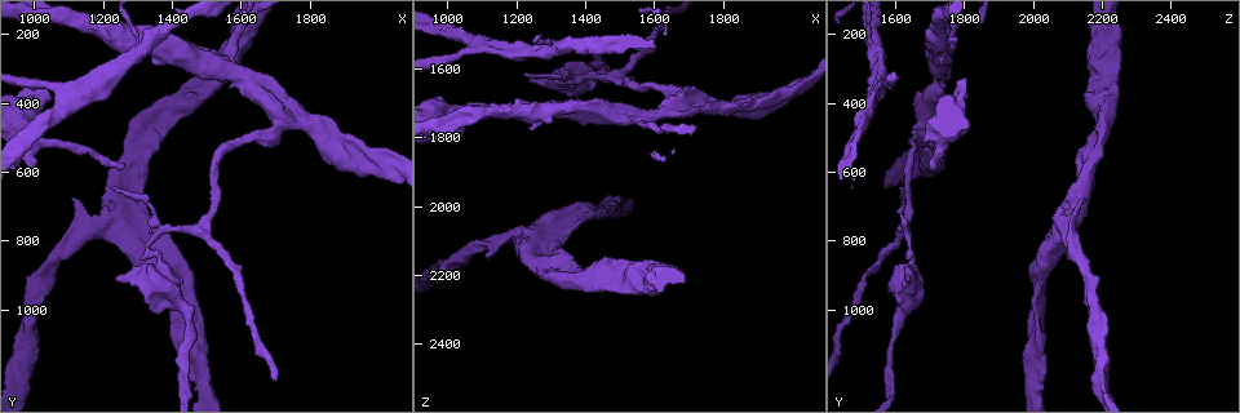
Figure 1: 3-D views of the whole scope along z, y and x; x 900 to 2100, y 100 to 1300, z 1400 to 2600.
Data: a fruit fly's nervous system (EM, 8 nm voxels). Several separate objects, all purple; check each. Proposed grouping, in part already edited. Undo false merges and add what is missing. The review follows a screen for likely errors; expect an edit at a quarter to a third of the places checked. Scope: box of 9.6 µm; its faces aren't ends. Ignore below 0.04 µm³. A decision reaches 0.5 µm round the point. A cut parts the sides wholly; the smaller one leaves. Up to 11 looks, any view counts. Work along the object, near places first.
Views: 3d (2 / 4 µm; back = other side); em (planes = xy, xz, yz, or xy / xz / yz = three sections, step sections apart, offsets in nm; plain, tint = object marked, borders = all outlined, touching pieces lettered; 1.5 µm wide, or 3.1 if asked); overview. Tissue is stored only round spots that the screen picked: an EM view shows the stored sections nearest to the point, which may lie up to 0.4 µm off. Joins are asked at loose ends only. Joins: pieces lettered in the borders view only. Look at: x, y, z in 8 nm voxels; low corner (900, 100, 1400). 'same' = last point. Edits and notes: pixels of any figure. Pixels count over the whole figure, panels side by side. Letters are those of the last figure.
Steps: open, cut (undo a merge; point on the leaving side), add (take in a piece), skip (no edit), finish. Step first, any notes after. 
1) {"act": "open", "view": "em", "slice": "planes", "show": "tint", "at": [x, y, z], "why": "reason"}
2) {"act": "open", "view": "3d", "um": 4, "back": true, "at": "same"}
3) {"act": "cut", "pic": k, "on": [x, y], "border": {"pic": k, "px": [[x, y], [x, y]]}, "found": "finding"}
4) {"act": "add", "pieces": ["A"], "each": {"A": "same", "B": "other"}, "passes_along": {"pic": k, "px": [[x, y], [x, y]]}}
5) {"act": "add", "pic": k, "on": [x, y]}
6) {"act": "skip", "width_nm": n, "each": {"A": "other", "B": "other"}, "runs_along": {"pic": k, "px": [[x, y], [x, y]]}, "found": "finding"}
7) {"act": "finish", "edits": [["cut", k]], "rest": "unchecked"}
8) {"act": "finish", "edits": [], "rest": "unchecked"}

{"act": "open", "view": "em", "slice": "planes", "show": "borders", "at": [1110, 680, 2150], "why": "free end"}

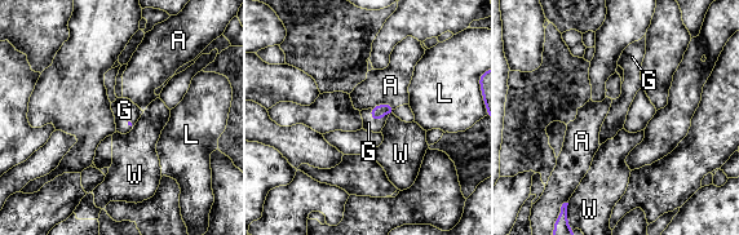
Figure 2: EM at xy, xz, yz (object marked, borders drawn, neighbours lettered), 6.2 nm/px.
{"act": "add", "pieces": ["G"], "each": {"A": "other", "G": "same", "L": "other", "W": "other"}, "passes_along": {"pic": 2, "px": [[379, 111], [379, 120], [368, 123]]}, "found": "it goes on there"}

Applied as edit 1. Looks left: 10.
{"act": "open", "view": "overview", "why": "see it whole again"}

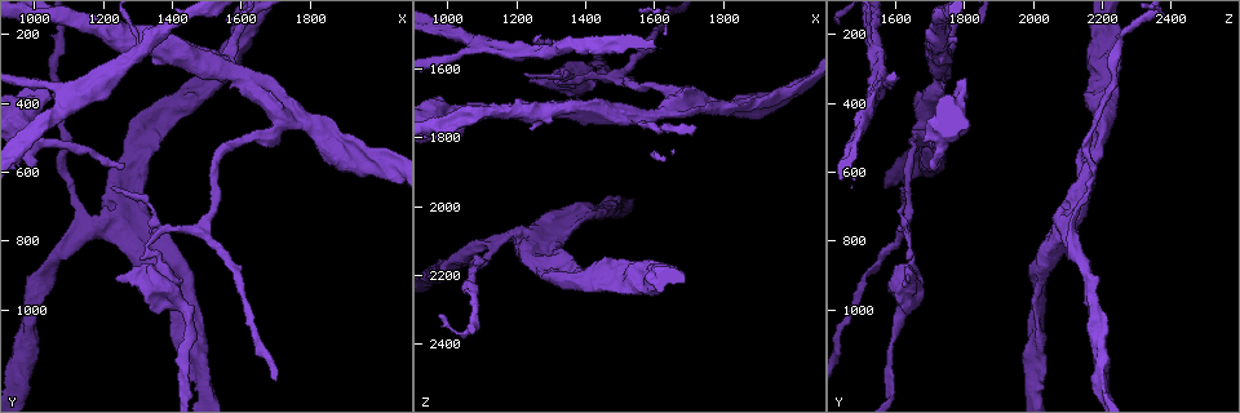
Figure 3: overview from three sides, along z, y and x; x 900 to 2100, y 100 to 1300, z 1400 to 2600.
{"act": "open", "view": "em", "slice": "planes", "show": "borders", "at": [1370, 890, 1640], "why": "a narrow waist"}

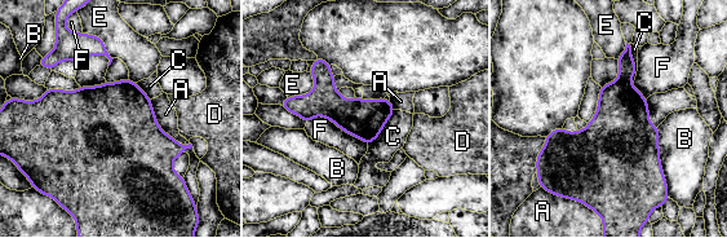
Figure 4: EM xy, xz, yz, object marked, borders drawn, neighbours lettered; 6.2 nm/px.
{"act": "cut", "pic": 4, "on": [621, 120], "each": {"A": "other", "B": "other", "C": "other", "D": "other", "E": "other", "F": "other"}, "found": "a second neuron is stuck on"}

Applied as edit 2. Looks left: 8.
{"act": "open", "view": "overview", "why": "see it whole again"}

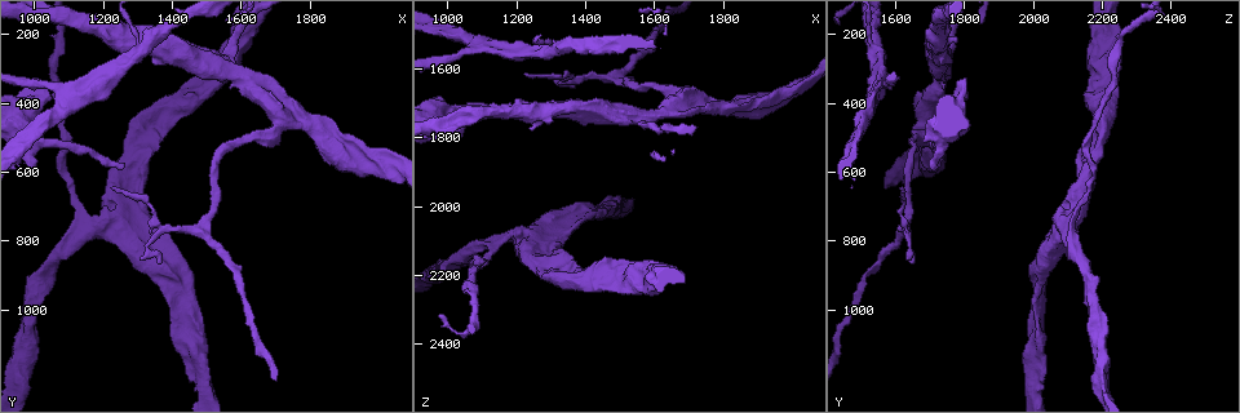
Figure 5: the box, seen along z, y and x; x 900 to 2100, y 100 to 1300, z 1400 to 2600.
{"act": "open", "view": "em", "slice": "yz", "step": 4, "show": "borders", "at": [1250, 600, 1720], "why": "tapers out"}

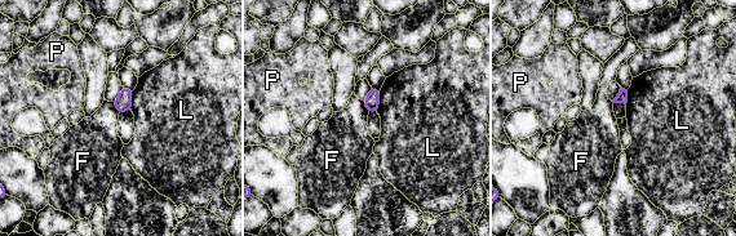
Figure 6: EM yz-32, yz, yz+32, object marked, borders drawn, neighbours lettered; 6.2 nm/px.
{"act": "open", "view": "em", "slice": "xy", "step": 4, "show": "borders", "at": "same"}

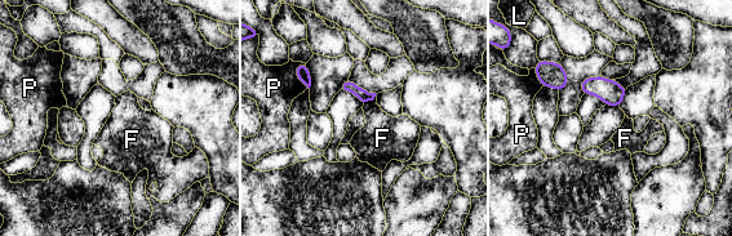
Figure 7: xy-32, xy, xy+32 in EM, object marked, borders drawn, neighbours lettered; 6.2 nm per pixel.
{"act": "skip", "each": {"F": "other", "L": "other", "P": "other"}, "border": {"pic": 7, "px": [[376, 94], [363, 106]]}, "found": "no lettered piece goes on from it"}

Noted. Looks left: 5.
{"act": "open", "view": "em", "slice": "yz", "step": 4, "show": "borders", "at": [1000, 600, 1710], "why": "free end"}

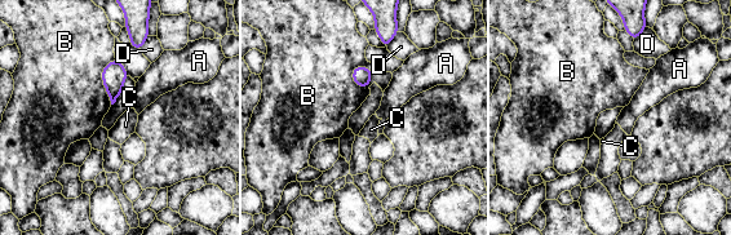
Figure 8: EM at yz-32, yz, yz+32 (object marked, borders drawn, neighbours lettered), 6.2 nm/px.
{"act": "open", "view": "em", "slice": "planes", "show": "borders", "at": "same"}

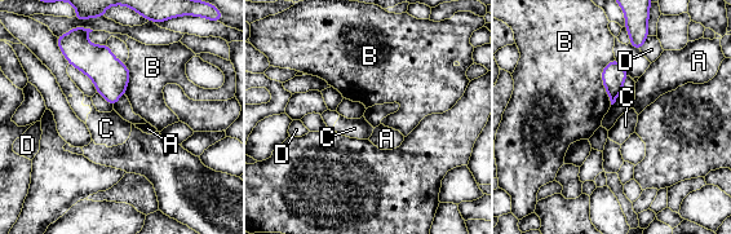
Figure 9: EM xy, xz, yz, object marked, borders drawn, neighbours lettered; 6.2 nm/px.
{"act": "skip", "each": {"A": "other", "B": "other", "C": "other", "D": "other"}, "border": {"pic": 9, "px": [[615, 58], [601, 76], [611, 104]]}, "found": "no lettered piece goes on from it"}

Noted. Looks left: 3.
{"act": "finish", "edits": [["add", 2], ["cut", 4]], "rest": "unchecked"}

